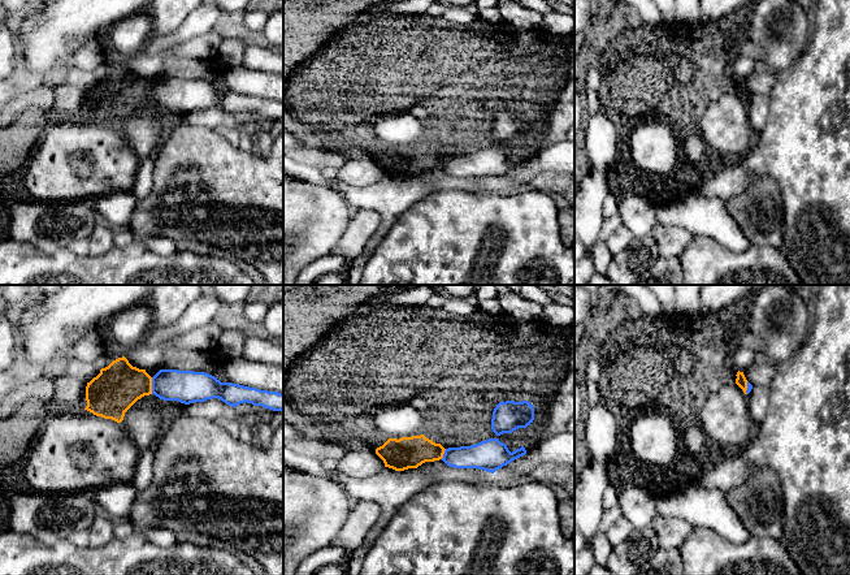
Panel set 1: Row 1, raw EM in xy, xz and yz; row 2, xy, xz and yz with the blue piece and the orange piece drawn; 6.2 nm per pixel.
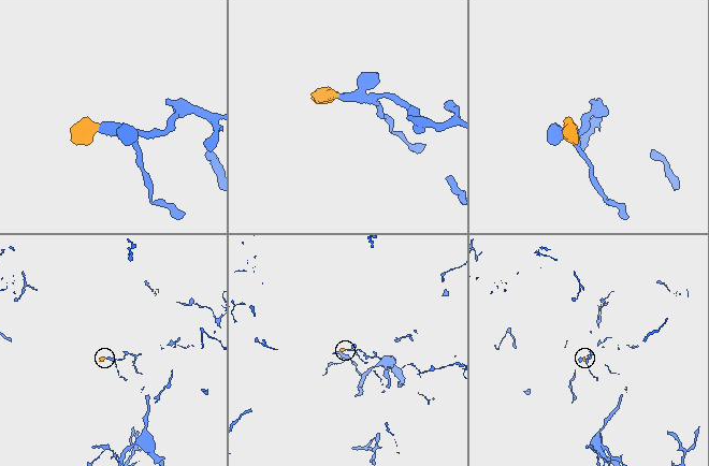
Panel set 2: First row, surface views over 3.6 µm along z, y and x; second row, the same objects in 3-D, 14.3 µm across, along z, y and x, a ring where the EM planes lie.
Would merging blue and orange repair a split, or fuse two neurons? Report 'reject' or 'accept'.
reject

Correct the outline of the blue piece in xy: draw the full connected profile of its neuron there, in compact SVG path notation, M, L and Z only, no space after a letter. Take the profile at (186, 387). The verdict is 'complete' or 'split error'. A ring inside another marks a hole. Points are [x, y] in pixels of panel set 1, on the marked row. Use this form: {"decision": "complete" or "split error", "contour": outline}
{"decision": "complete", "contour": "M160 369L152 377L152 394L185 405L218 398L234 408L247 402L273 411L283 410L283 394L278 392L221 382L205 372Z"}

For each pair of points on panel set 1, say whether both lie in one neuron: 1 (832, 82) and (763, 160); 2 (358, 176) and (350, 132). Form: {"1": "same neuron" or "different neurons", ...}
{"1": "same neuron", "2": "different neurons"}

